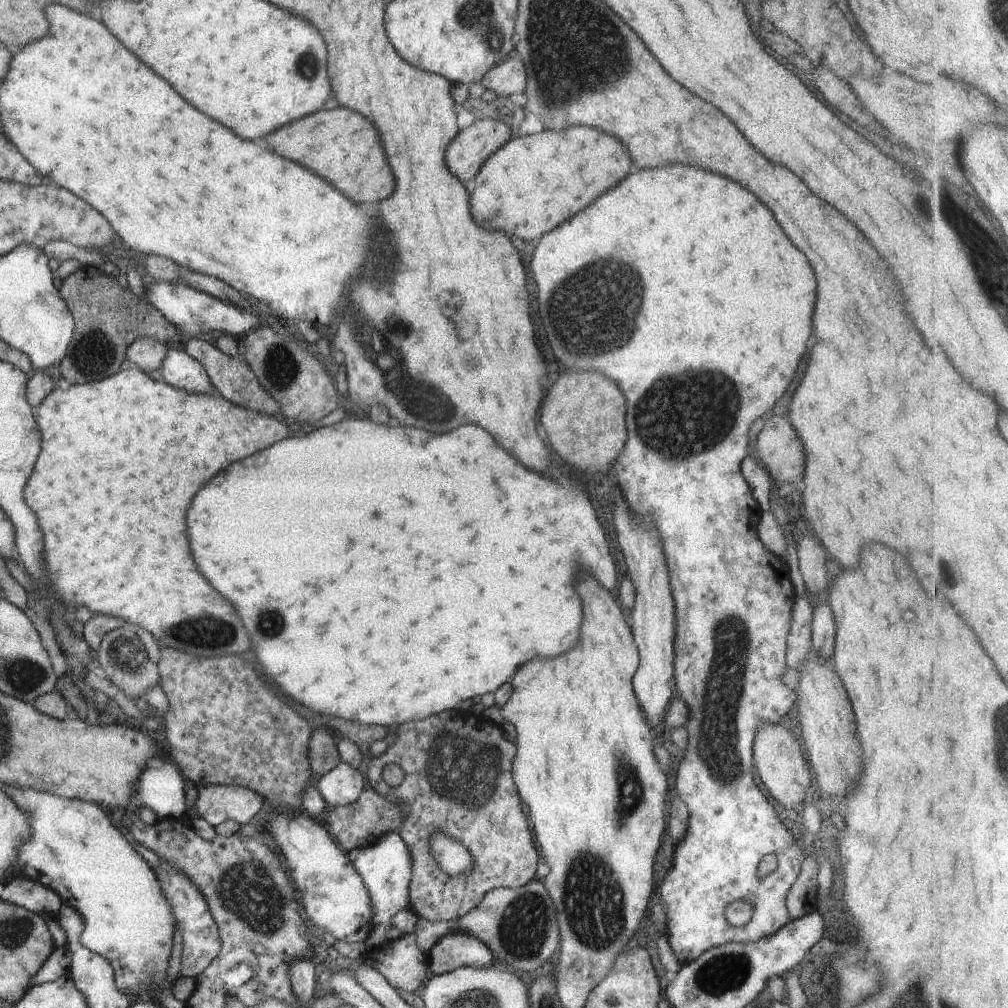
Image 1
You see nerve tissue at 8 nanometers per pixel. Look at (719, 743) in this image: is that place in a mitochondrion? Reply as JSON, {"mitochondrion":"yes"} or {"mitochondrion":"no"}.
{"mitochondrion":"yes"}

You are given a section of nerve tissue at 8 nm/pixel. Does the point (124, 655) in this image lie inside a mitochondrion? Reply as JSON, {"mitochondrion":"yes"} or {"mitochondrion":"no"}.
{"mitochondrion":"yes"}

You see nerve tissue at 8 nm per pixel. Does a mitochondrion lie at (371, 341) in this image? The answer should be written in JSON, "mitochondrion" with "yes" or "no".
{"mitochondrion":"yes"}

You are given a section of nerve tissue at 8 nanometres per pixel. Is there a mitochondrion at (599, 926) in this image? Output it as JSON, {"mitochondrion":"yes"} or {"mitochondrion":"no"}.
{"mitochondrion":"yes"}

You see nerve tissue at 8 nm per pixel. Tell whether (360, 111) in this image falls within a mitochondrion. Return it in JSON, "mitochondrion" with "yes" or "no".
{"mitochondrion":"no"}

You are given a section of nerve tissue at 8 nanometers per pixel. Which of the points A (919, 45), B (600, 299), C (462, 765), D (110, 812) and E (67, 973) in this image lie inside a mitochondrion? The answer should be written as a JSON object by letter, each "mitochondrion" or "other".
{"A":"other","B":"mitochondrion","C":"mitochondrion","D":"other","E":"other"}

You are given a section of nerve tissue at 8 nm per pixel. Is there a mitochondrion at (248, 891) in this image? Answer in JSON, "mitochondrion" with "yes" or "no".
{"mitochondrion":"yes"}

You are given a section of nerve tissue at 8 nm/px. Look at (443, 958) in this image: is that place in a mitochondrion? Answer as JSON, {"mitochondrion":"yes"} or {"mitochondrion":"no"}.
{"mitochondrion":"no"}

